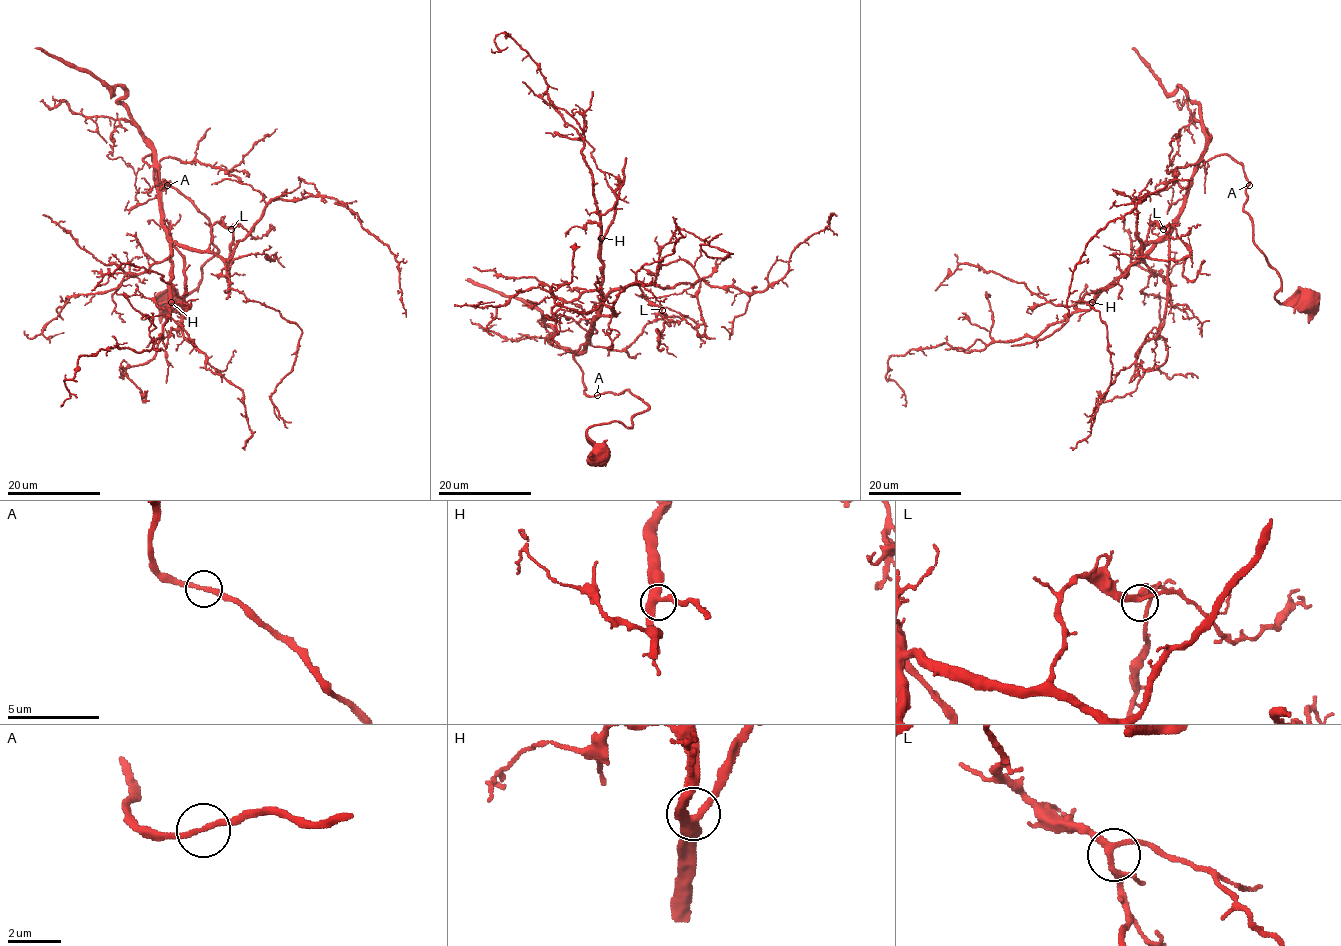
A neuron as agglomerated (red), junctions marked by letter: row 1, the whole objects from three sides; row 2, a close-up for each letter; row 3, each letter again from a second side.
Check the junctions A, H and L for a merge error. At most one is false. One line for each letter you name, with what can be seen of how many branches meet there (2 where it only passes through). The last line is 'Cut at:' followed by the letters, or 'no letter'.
Cut at: no letter

